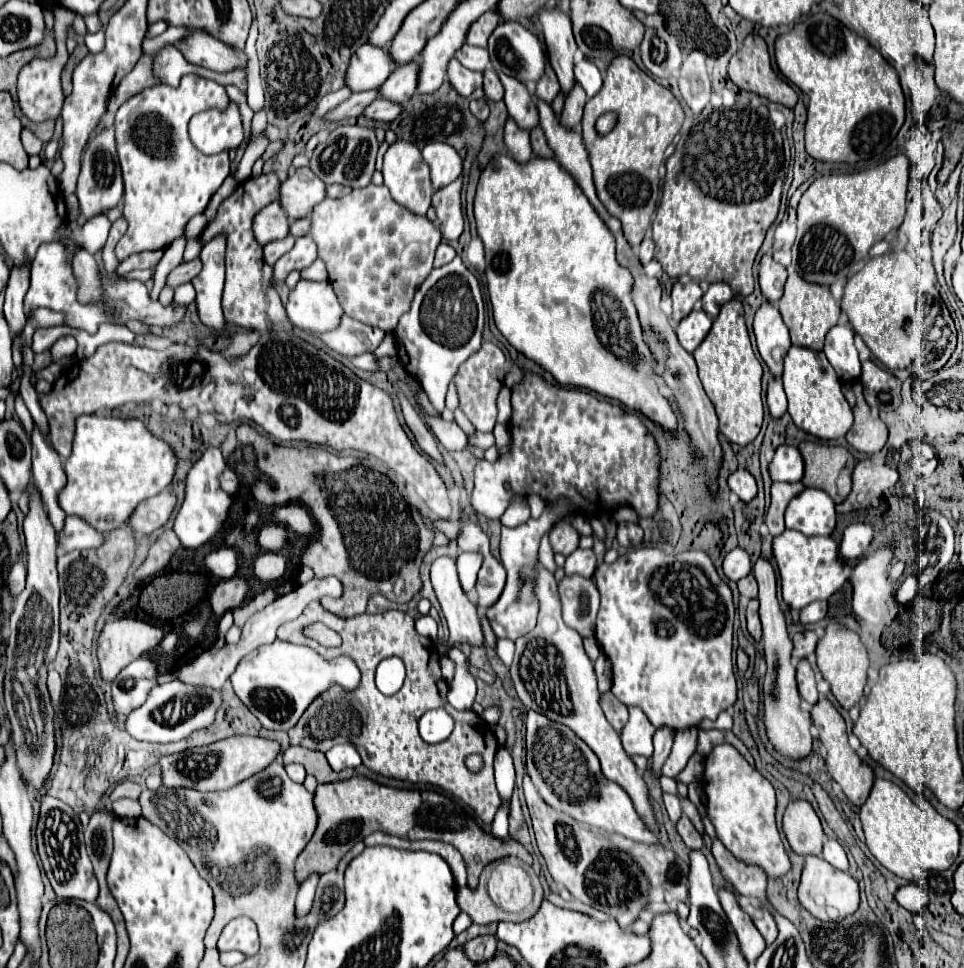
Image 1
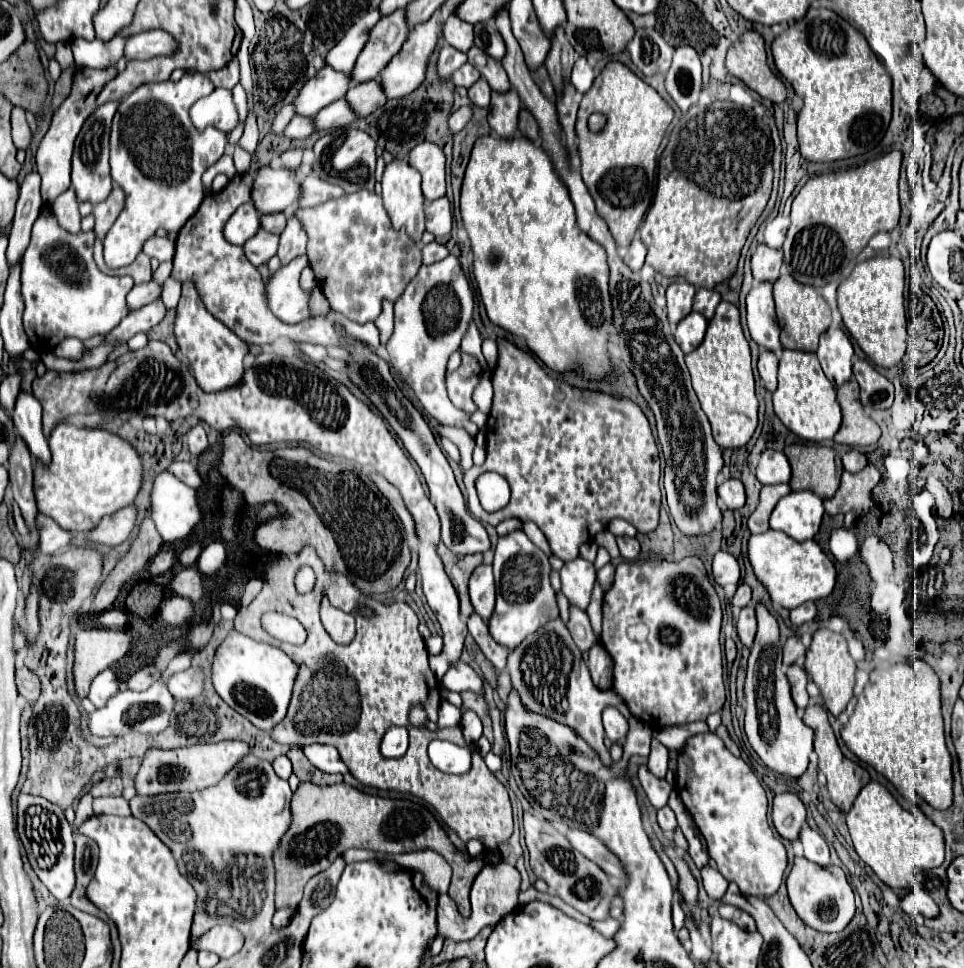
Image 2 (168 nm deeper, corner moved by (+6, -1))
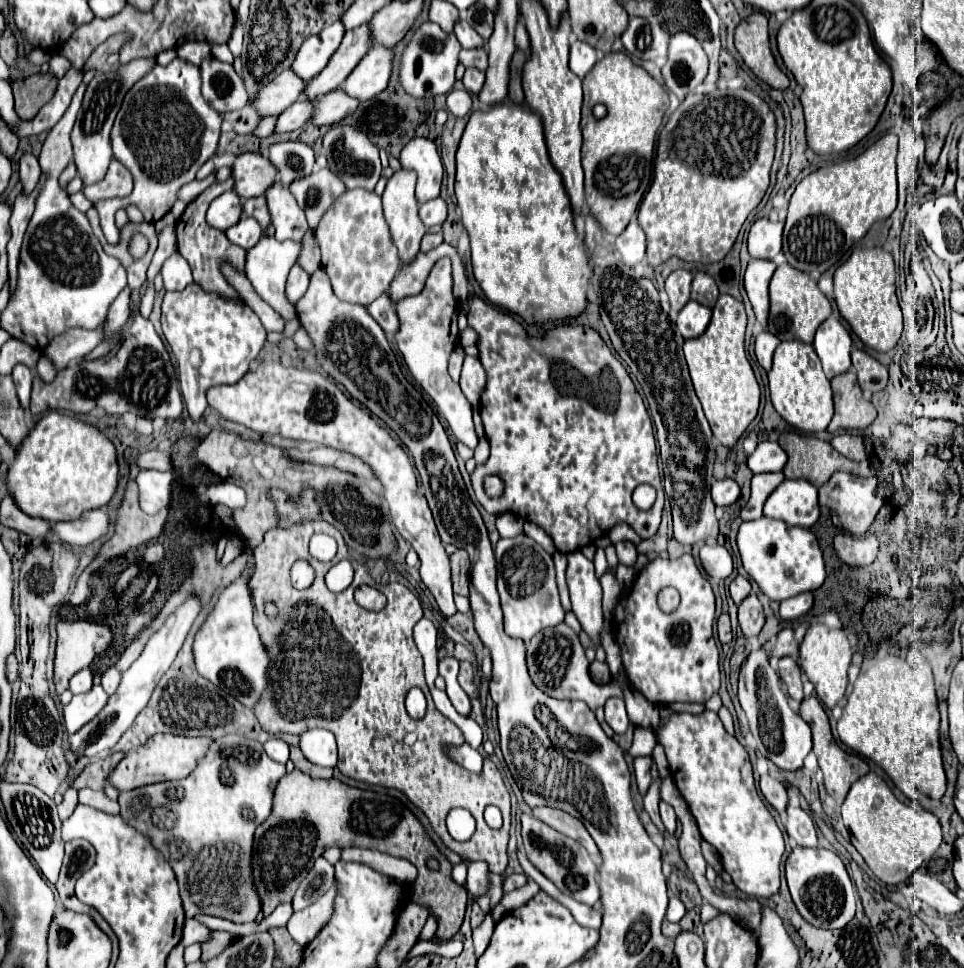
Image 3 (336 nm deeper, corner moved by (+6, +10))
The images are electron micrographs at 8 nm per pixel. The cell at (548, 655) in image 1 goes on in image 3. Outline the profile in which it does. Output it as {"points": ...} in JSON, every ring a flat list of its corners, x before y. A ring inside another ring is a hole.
{"points":[[565,623,553,627,553,629,543,629,541,633,537,633,531,641,529,641,529,649,527,649,527,667,529,667,529,675,533,679,533,683,547,695,555,697,555,699,581,699,585,701,593,711,599,705,605,705,605,701,609,697,621,697,621,687,617,683,617,679,613,679,607,685,595,685,589,677,589,661,585,657,585,649,579,643,579,637,575,635,575,631,571,627,567,627]]}

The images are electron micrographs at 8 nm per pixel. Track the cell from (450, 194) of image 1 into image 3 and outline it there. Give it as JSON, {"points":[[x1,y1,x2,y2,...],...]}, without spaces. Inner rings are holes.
{"points":[[441,197,437,199,431,199,427,203,423,203,419,207,419,217,423,221,423,225,429,229,433,225,441,225,445,219,447,219,447,205]]}

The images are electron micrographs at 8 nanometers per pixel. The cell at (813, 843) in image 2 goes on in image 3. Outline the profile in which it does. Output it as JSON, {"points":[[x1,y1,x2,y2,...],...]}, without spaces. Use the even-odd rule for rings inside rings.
{"points":[[787,805,785,815,787,835,801,847,817,847,817,829,811,815,793,805]]}

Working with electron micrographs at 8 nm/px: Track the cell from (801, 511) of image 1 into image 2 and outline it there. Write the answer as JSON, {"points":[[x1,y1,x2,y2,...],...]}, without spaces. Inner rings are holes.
{"points":[[791,492,783,496,773,514,771,528,781,530,795,540,809,540,819,532,823,520,823,500,815,496,815,492]]}

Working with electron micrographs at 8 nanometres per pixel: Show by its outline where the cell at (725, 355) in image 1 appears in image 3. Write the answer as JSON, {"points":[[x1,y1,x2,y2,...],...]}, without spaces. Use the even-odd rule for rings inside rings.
{"points":[[719,295,713,307,711,323,705,329,705,333,701,337,687,339,683,343,691,381,703,405,705,417,711,425,713,437,729,449,745,433,745,429,755,419,759,409,759,393,761,393,759,383,745,357,745,347,743,347,745,325,747,325,747,315,743,303,733,299,731,295]]}

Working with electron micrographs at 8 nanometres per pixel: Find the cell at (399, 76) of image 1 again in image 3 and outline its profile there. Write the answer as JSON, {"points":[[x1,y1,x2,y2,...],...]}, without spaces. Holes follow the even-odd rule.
{"points":[[335,89,317,101,315,113,309,123,315,127,323,127,323,125,331,127,331,125,339,123,341,119,345,119,349,113,353,113,357,109,357,105,359,105,357,99,351,99,341,89]]}

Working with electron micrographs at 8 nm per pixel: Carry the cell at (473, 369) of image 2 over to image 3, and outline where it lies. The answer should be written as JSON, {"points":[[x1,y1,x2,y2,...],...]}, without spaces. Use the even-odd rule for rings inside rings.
{"points":[[457,347,449,357,449,373,455,381,459,381,459,373,461,373,461,367,463,367,463,357,465,357,463,347]]}

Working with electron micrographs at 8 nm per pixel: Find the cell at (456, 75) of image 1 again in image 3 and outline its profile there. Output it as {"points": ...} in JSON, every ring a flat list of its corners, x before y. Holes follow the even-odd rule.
{"points":[[487,47,483,49,463,49,459,55,459,61,465,67,477,67,479,71,487,69]]}

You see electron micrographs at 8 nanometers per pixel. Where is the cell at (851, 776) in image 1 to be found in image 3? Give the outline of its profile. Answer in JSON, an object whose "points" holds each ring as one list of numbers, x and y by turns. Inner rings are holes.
{"points":[[807,697,807,699,803,699,803,701,801,701,799,715,801,715,803,721,807,721,809,727,811,727,811,733,813,733,813,753,815,753,817,759,819,759,819,767,821,767,821,771,823,771,825,789,827,789,827,793,835,799,835,803,841,805,843,799,845,799,845,795,849,793,851,785,853,785,859,777,863,777,863,775,869,771,869,765,867,765,865,759,861,759,859,755,847,755,847,751,843,751,843,749,835,743,835,739,833,739,833,735,831,735,829,721,827,721,827,715,825,715,823,705,819,703,817,697]]}

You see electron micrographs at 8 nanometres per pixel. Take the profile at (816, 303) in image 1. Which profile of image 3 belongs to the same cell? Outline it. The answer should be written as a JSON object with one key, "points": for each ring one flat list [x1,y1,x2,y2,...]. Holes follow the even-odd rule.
{"points":[[781,263,769,285,769,323,767,329,783,339,797,339,803,343,813,343,817,327,831,315,831,303,807,273,793,269,789,263]]}

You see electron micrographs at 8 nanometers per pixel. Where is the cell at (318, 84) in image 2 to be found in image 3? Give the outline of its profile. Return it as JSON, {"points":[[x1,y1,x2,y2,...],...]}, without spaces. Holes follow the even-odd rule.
{"points":[[283,71,275,79,267,81,249,101,249,105,253,105,261,117,279,115,283,109,287,109,287,105,303,97,305,85,307,83,301,81,295,73]]}

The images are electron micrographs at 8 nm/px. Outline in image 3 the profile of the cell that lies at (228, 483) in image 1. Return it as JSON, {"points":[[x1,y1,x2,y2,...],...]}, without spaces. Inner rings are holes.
{"points":[[147,451,137,455,135,465,139,469,161,469,161,471,173,471,171,467,171,459,169,459,169,451,161,453,161,451]]}

